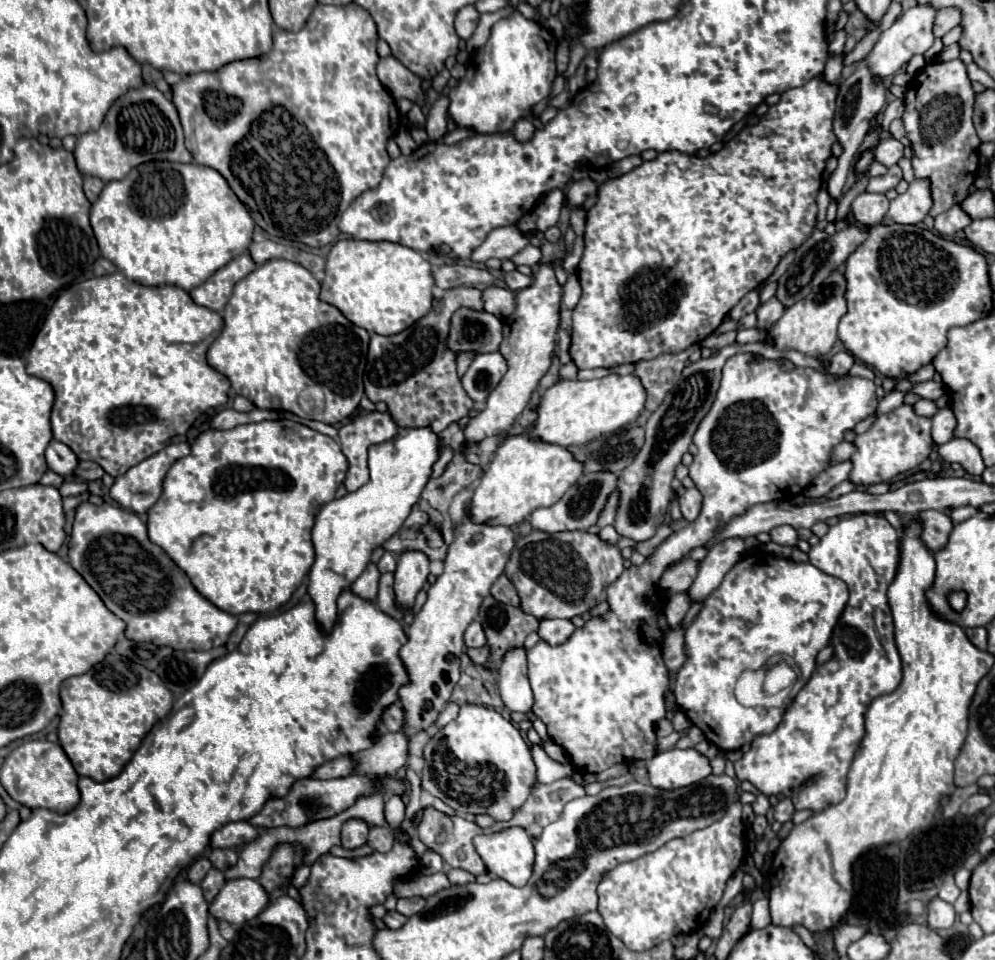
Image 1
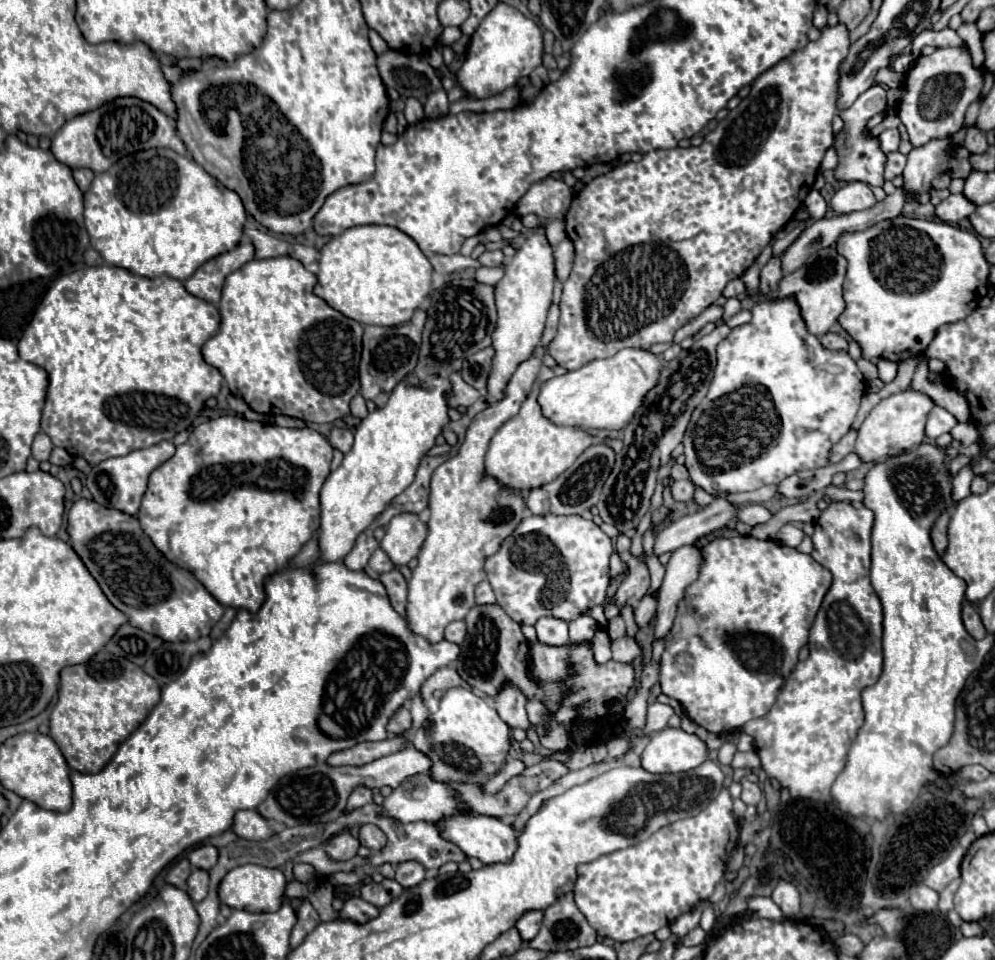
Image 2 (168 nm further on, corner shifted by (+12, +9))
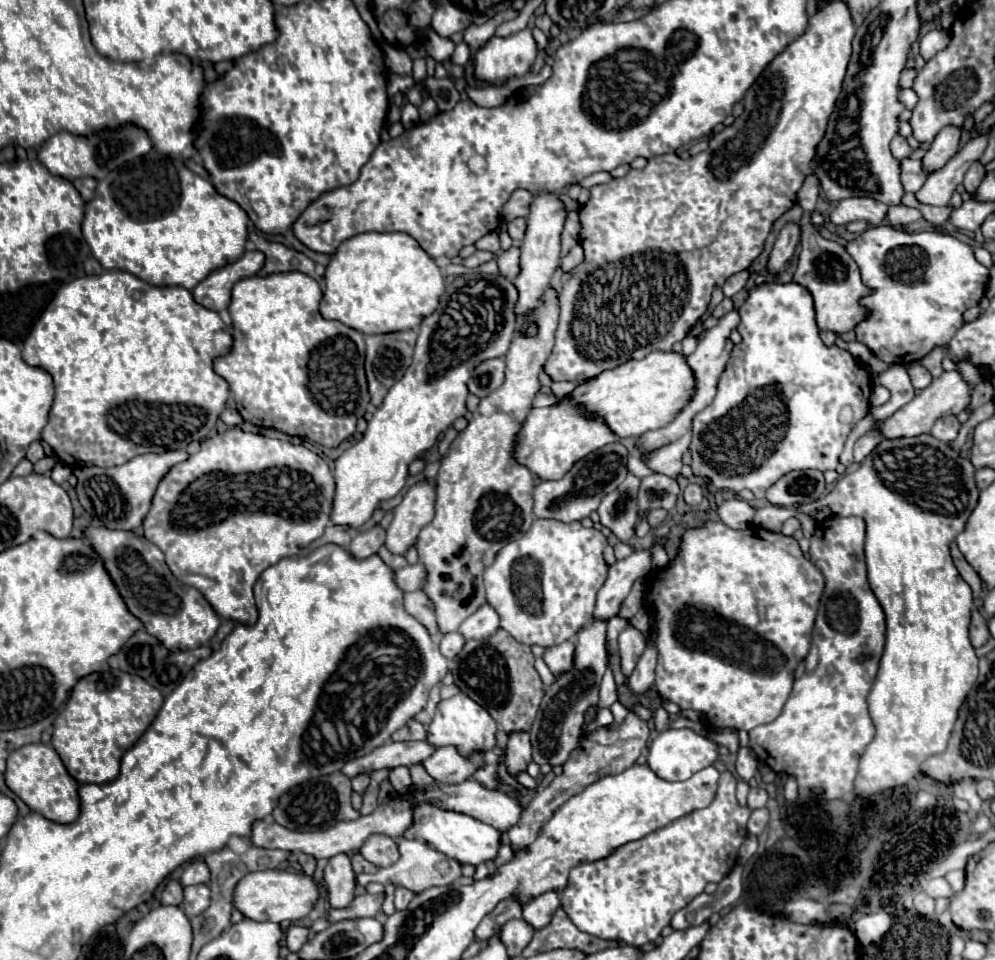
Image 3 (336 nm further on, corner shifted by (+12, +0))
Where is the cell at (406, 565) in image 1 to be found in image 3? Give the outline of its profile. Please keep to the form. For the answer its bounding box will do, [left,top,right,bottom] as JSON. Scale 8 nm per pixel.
[386,482,436,554]

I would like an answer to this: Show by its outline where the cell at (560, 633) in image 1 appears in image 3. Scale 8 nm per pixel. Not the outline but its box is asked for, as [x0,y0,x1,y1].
[544,642,574,676]

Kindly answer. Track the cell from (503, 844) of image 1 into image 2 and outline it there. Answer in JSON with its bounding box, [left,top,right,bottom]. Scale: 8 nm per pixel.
[438,813,518,865]

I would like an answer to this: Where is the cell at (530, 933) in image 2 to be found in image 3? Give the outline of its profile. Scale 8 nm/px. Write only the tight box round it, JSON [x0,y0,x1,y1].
[524,890,560,930]

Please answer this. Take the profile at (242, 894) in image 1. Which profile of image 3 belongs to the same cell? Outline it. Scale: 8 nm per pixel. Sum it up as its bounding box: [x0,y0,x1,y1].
[234,870,320,922]

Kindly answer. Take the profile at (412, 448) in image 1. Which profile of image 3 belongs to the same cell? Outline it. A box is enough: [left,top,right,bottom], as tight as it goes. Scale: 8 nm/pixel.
[332,272,518,526]

